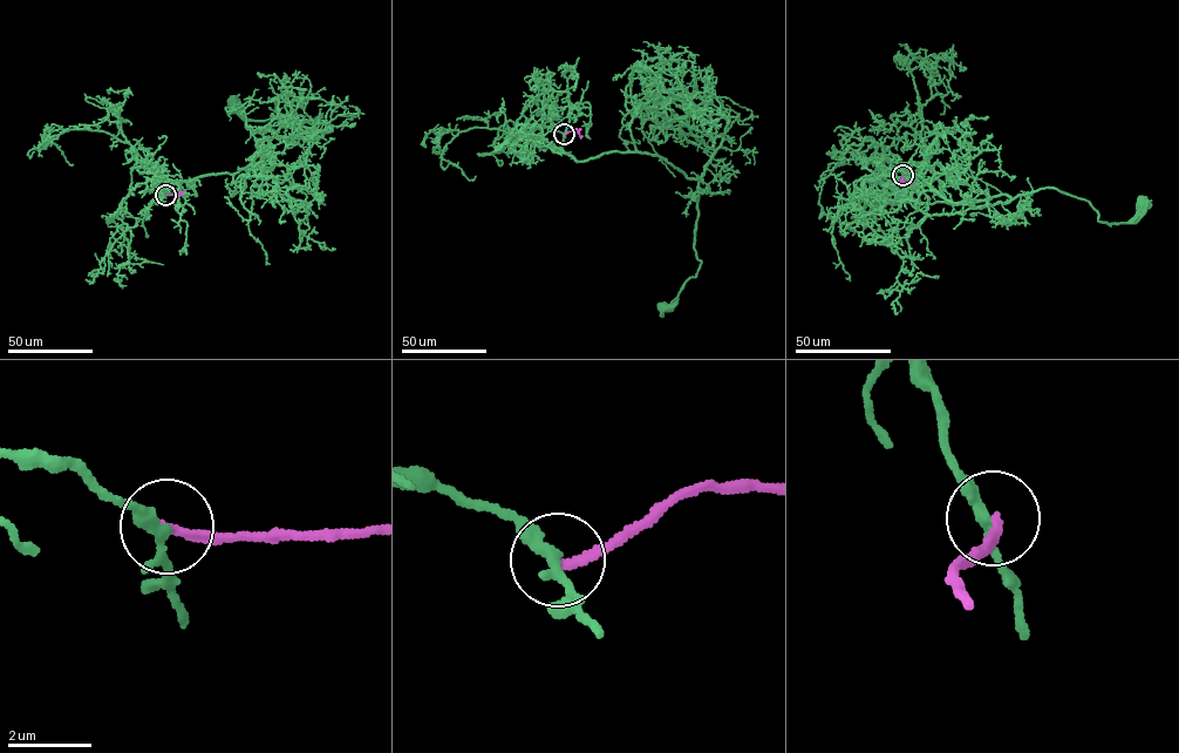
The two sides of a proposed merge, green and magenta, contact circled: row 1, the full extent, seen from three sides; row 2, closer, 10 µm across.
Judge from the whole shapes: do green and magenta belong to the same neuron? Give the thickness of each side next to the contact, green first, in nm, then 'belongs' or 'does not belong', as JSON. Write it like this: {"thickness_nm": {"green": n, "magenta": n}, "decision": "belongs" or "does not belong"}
{"thickness_nm": {"green": 240, "magenta": 200}, "decision": "does not belong"}

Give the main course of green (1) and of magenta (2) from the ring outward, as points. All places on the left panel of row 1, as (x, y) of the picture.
1: (165, 195), (157, 180), (177, 180), (161, 176), (246, 168), (293, 120), (286, 97), (257, 121), (234, 102)
2: (165, 195), (182, 192)

